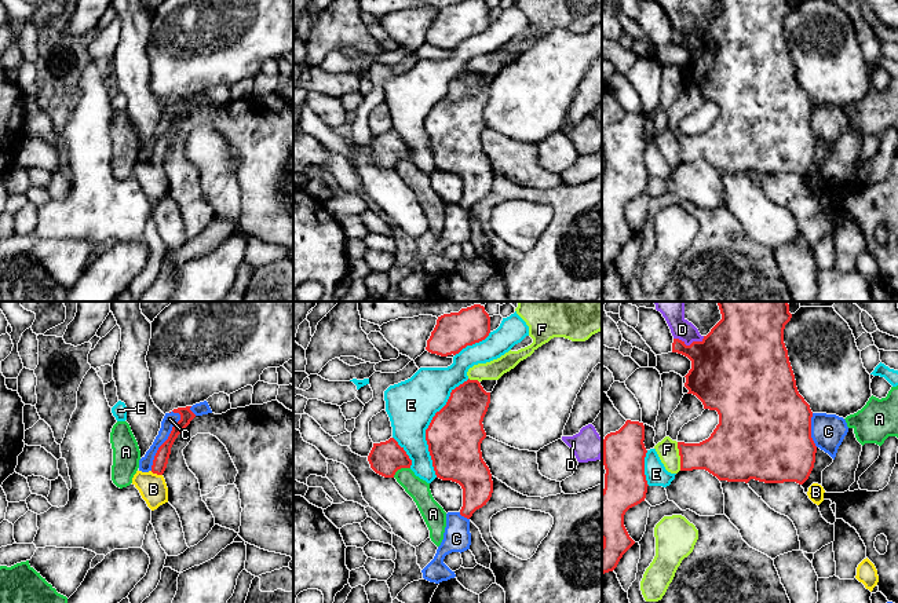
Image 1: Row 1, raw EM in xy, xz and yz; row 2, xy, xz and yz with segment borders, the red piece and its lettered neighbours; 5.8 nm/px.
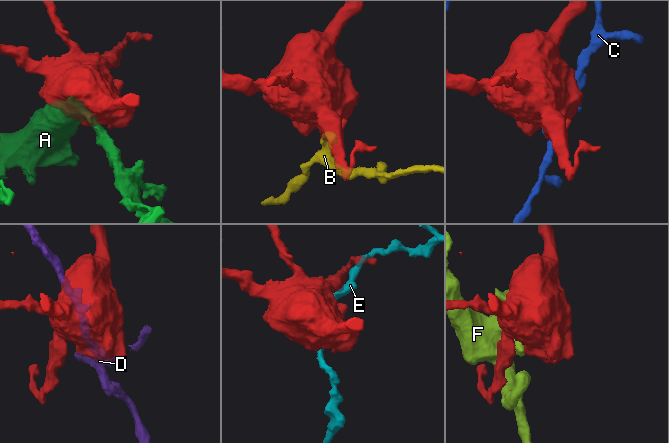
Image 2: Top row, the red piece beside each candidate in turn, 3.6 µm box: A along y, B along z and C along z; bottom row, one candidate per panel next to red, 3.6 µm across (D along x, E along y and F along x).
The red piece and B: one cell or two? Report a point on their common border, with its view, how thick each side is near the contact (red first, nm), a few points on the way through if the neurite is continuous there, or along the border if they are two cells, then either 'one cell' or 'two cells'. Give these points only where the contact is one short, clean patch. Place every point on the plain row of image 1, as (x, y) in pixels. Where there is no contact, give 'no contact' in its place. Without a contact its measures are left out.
xy (156, 164) | 90/160 nm | along xy (150, 163), (161, 167) | two cells

